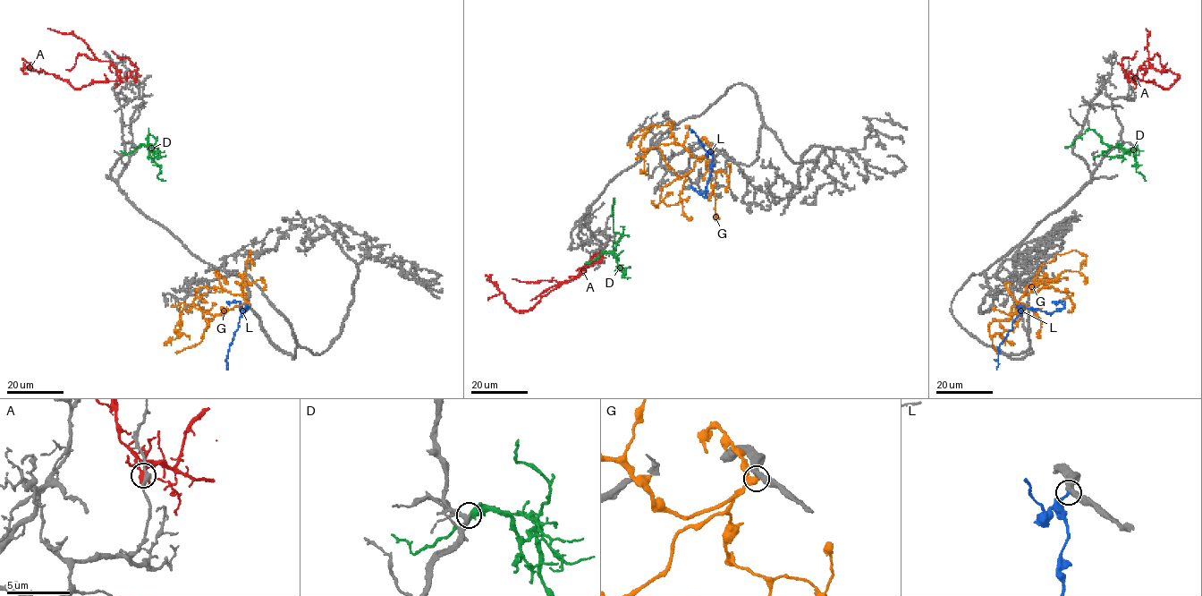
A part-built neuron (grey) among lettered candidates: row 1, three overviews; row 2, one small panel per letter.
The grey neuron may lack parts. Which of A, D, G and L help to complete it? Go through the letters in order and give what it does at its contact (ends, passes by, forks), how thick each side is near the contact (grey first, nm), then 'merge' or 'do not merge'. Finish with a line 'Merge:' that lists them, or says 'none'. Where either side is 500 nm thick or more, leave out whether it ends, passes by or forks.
A: it passes by; 320 nm thick on the grey side, 360 nm on the other; do not merge
D: it passes by; 320 nm thick on the grey side, 360 nm on the other; merge
G: it passes by; 460 nm thick on the grey side, 380 nm on the other; do not merge
L: it ends there; 480 nm thick on the grey side, 280 nm on the other; do not merge
Merge: D

